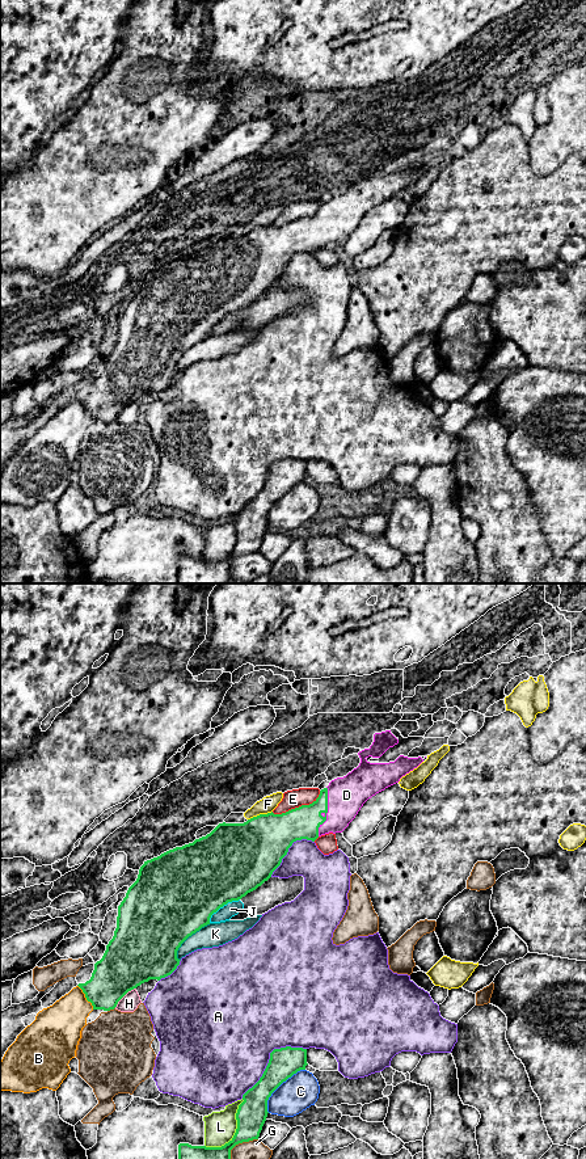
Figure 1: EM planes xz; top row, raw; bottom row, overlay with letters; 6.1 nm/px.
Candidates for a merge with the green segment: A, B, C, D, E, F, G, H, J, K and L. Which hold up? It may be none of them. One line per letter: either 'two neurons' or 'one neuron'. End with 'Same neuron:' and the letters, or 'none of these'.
A: two neurons
B: two neurons
C: two neurons
D: one neuron
E: two neurons
F: two neurons
G: two neurons
H: two neurons
J: two neurons
K: two neurons
L: two neurons
Same neuron: D

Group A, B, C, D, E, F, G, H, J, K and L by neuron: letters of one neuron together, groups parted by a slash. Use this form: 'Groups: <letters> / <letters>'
Groups: A / B G H K L / C / D / E / F / J

